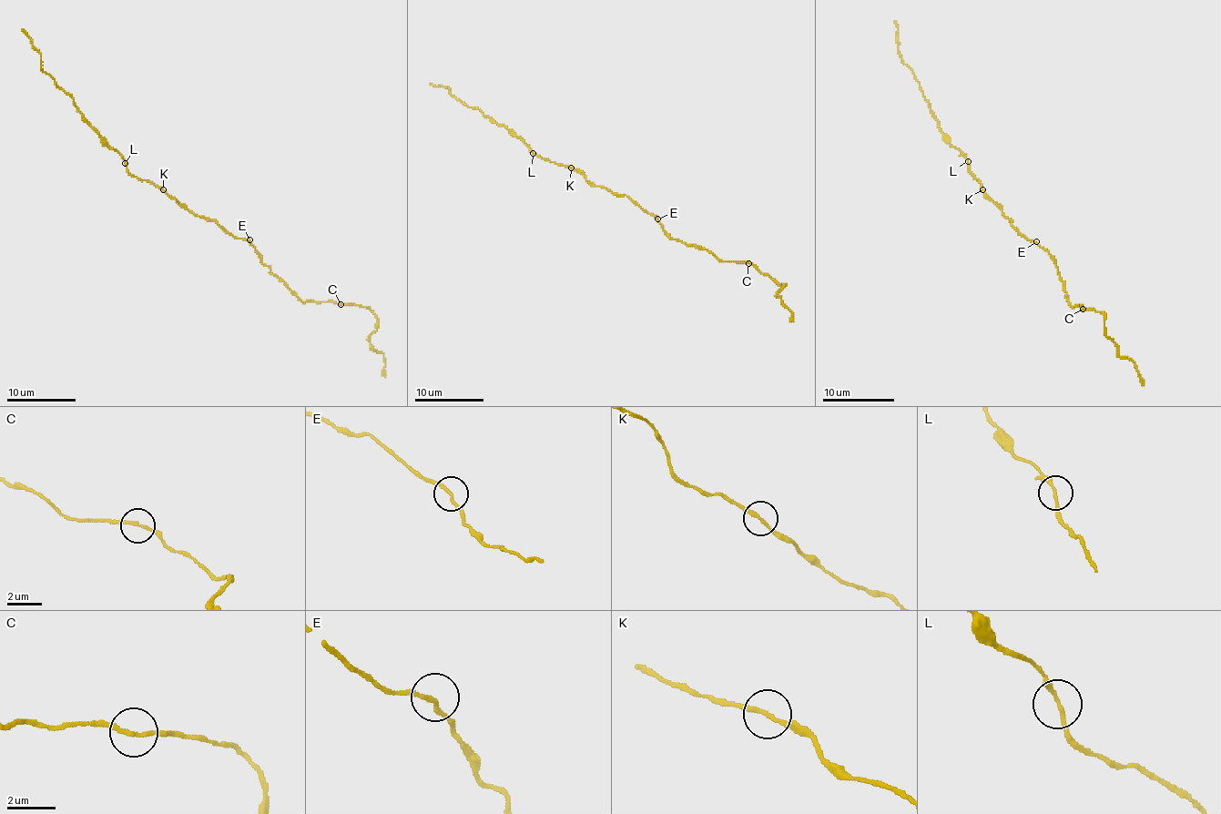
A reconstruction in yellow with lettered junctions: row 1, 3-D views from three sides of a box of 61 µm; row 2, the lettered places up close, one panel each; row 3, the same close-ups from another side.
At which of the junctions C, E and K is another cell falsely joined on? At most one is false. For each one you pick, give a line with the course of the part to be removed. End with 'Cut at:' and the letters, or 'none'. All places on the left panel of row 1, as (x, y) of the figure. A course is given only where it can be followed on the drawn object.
Cut at: none

